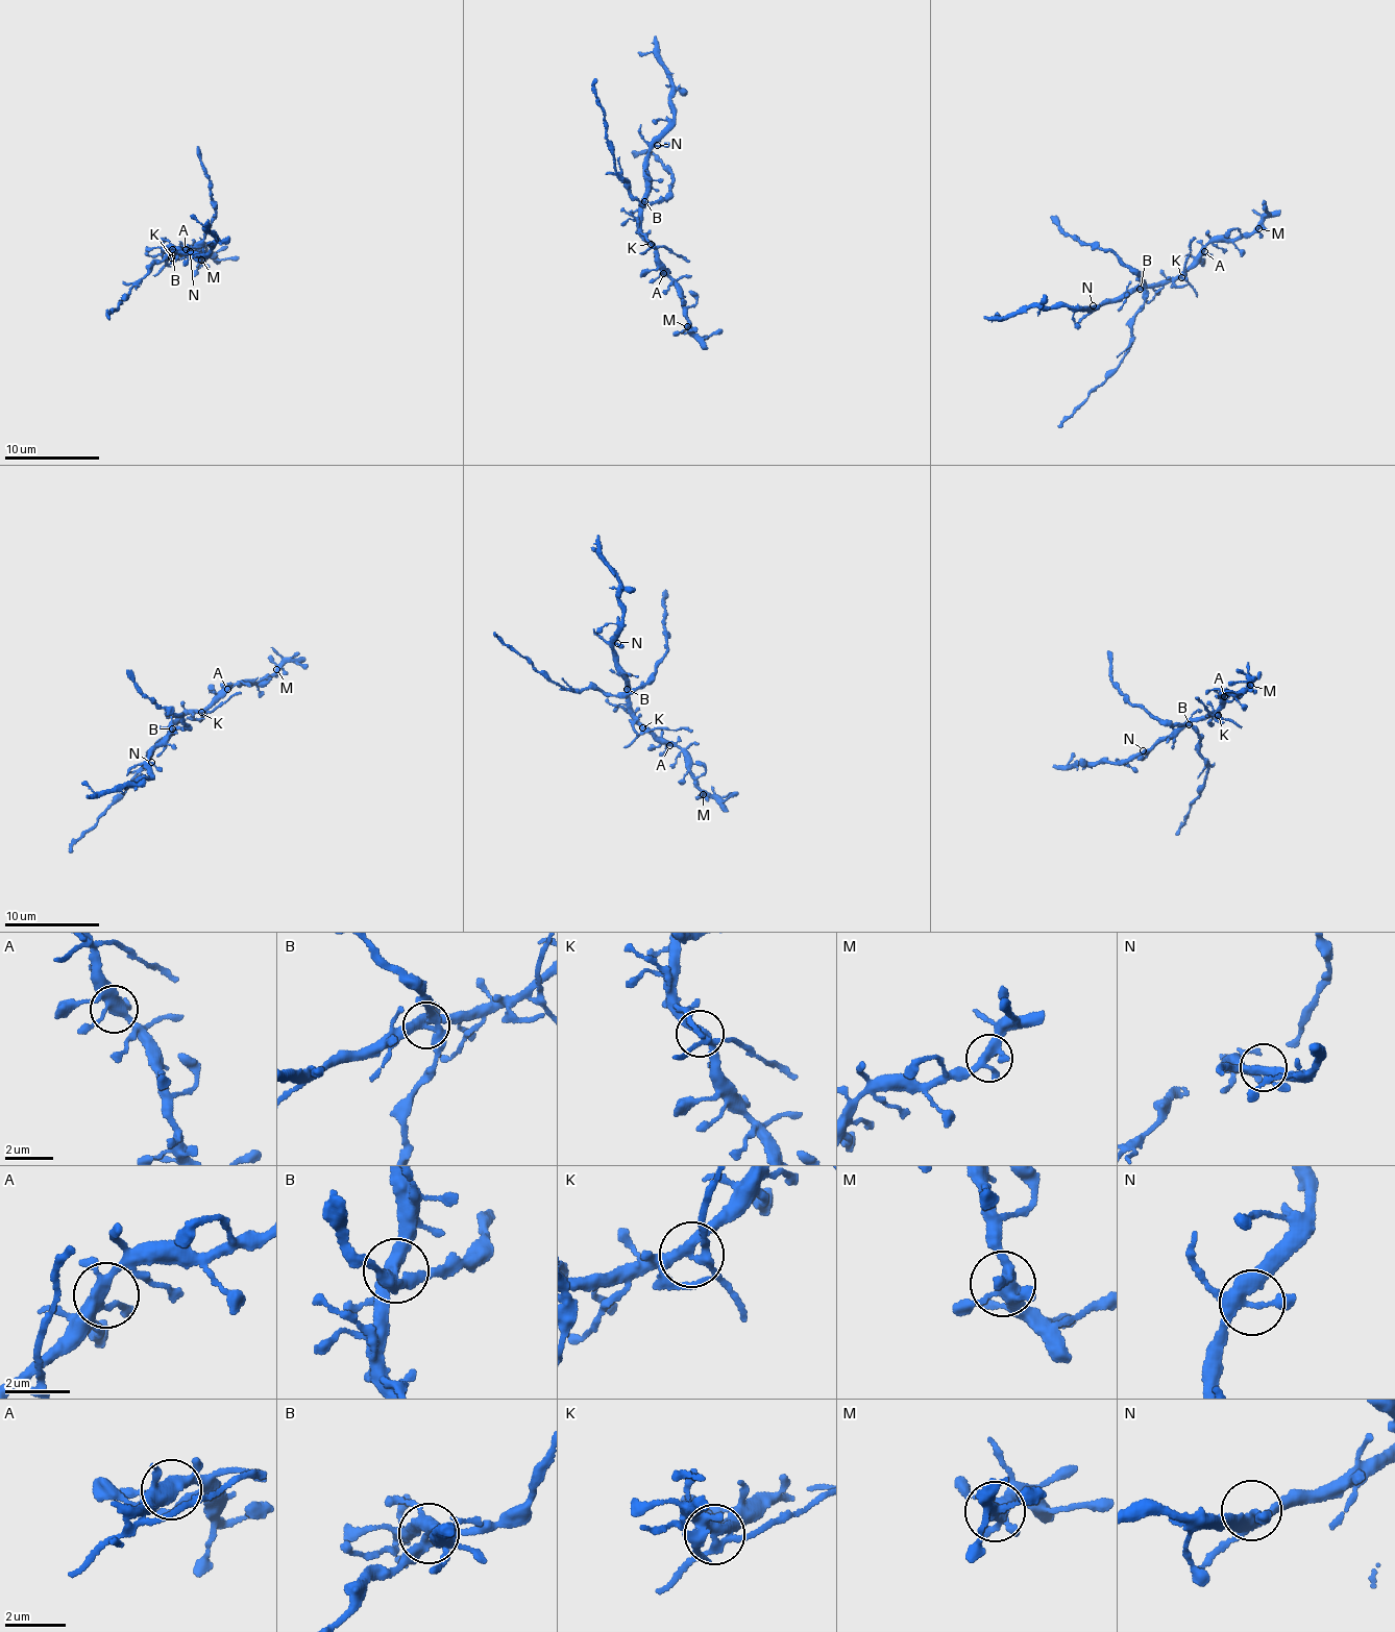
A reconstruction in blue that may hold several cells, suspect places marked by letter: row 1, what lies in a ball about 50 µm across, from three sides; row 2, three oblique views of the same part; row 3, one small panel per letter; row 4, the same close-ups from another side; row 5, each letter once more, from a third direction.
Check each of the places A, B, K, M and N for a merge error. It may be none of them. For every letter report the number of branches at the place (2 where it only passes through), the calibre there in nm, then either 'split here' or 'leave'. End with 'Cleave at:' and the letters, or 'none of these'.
A: 5 branches meet; 360 nm thick; leave
B: 5 branches meet; 400 nm thick; split here
K: 5 branches meet; 300 nm thick; split here
M: 5 branches meet; 320 nm thick; leave
N: 4 branches meet; 300 nm thick; leave
Cleave at: B, K

